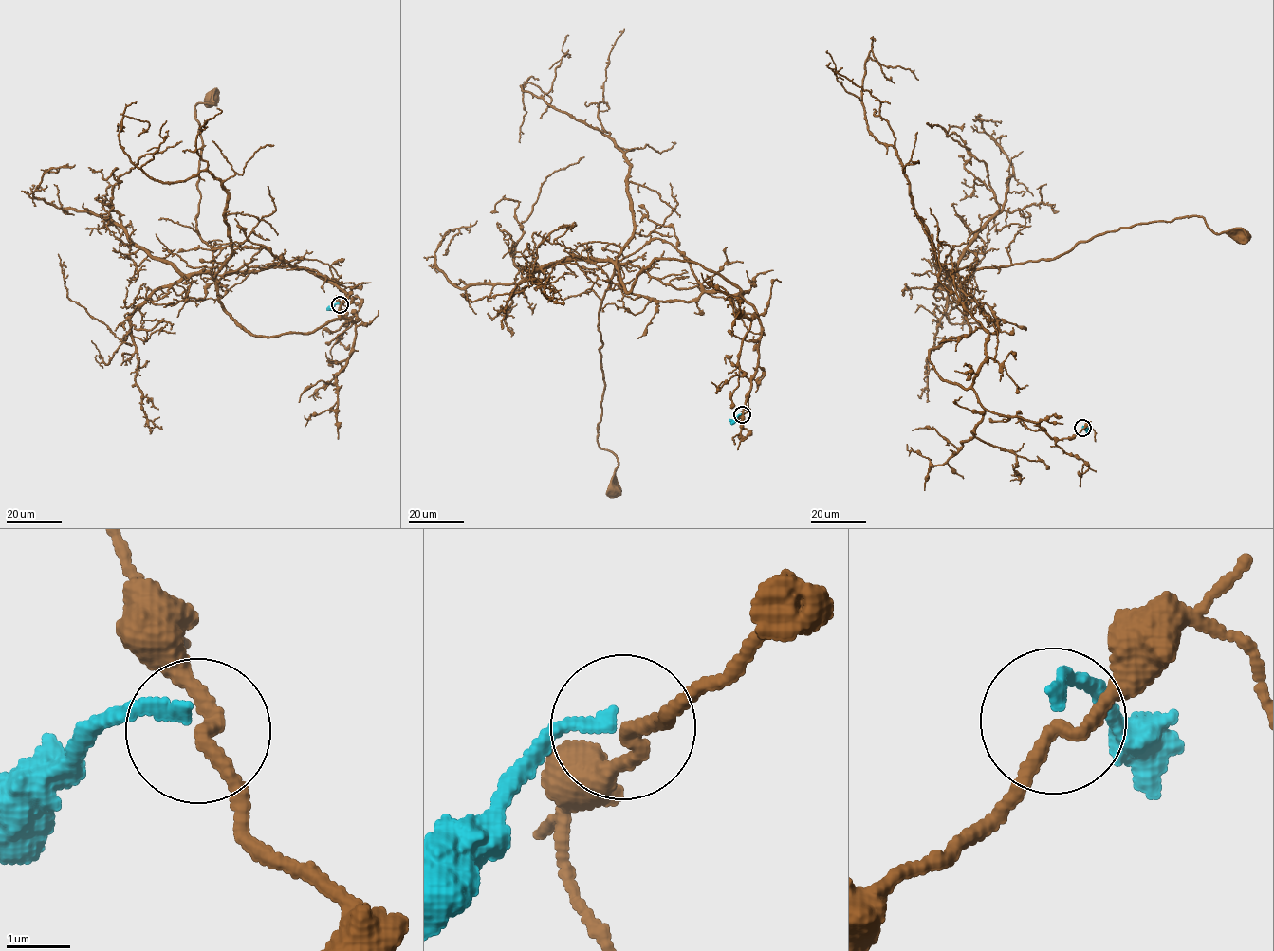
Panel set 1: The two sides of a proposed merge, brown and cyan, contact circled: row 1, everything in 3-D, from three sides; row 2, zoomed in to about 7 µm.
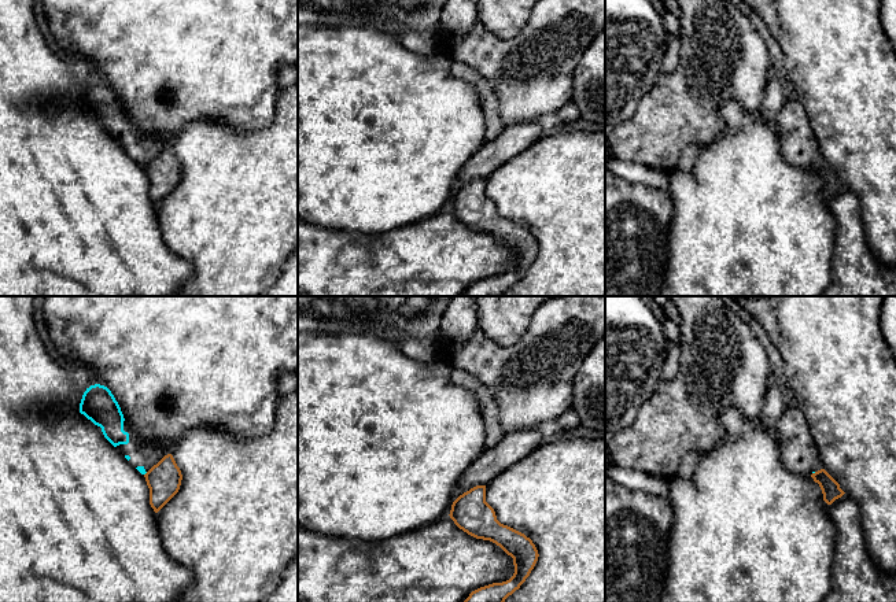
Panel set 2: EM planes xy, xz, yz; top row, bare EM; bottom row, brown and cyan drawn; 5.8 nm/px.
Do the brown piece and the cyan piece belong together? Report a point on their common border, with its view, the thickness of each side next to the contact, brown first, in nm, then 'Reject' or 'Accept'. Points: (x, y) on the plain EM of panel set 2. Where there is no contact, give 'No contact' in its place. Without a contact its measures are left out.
Touches brown at xy (146, 166). Thickness 200 nm (brown) against 40 nm. Reject

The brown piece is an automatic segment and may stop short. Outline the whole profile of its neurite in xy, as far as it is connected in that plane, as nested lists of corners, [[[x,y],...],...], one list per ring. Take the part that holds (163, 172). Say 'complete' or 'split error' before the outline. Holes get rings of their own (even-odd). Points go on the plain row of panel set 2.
complete | [[[172,147],[165,148],[145,167],[150,197],[158,206],[180,182],[182,167]]]

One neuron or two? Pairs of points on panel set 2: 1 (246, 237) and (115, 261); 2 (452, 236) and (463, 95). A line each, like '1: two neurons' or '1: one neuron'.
1: two neurons
2: two neurons

